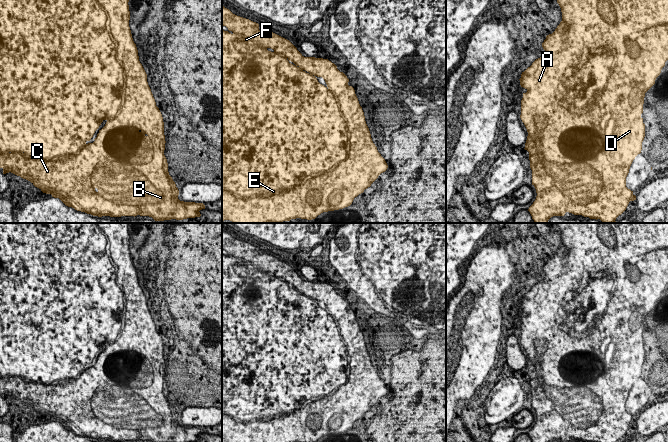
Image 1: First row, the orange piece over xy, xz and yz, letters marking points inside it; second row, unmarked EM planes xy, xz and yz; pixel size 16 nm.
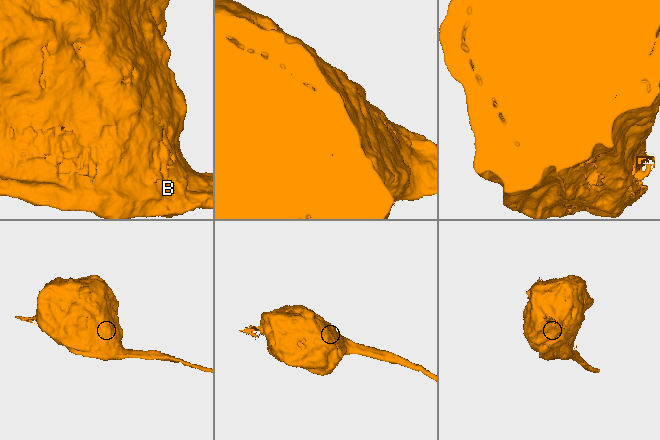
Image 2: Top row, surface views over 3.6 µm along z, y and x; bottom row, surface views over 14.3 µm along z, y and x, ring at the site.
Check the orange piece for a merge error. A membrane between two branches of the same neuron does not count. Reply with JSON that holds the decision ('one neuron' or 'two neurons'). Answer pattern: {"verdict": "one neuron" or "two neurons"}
{"verdict": "one neuron"}

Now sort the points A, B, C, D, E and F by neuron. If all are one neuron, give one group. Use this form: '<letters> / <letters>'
A B C D E F

